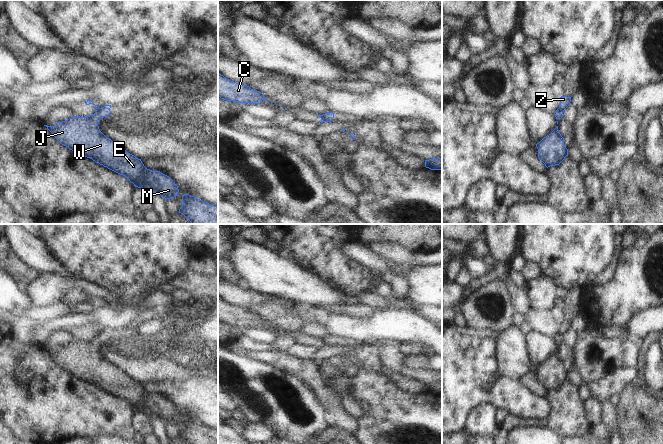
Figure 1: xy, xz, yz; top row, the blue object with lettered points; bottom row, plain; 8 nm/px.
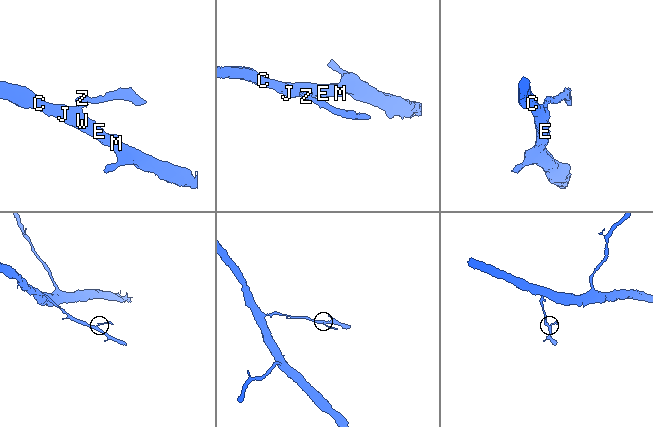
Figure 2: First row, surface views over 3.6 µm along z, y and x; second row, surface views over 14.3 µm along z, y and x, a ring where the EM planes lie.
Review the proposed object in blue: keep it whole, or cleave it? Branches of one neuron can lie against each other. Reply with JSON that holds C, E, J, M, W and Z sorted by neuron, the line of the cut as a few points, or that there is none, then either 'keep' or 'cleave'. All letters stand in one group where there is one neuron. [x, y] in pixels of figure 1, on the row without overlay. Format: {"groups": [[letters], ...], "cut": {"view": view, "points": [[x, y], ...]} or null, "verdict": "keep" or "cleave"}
{"groups": [["C", "E", "J", "M", "W"], ["Z"]], "cut": {"view": "yz", "points": [[558, 332], [562, 336]]}, "verdict": "cleave"}

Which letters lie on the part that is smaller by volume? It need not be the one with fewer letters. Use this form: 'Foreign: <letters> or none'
Foreign: Z

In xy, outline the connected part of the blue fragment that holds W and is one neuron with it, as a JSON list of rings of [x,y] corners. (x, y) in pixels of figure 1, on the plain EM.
[[[105,329],[99,335],[88,341],[71,341],[63,346],[57,346],[53,350],[47,350],[47,353],[64,370],[73,376],[87,381],[107,391],[108,393],[125,400],[135,411],[144,413],[148,417],[160,418],[165,424],[177,420],[179,413],[173,404],[159,396],[147,393],[141,383],[128,377],[121,369],[106,361],[99,353],[100,343],[108,341],[111,337],[111,329]]]

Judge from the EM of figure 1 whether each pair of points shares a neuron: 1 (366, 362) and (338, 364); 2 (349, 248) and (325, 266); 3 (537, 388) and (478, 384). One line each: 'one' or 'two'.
1: one
2: two
3: two

